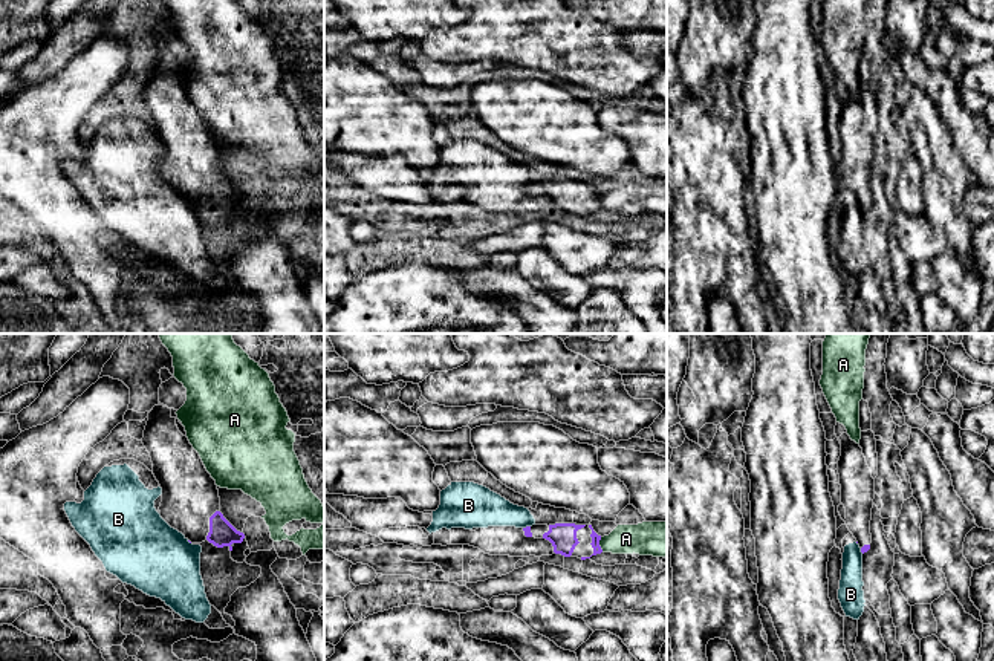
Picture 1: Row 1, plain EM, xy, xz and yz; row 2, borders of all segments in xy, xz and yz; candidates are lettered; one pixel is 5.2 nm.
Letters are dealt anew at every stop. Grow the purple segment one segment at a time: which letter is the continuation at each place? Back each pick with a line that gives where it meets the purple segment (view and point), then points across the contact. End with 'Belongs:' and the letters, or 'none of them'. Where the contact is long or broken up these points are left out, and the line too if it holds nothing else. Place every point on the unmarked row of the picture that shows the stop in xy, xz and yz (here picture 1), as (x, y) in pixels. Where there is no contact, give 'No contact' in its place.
Belongs: none of them

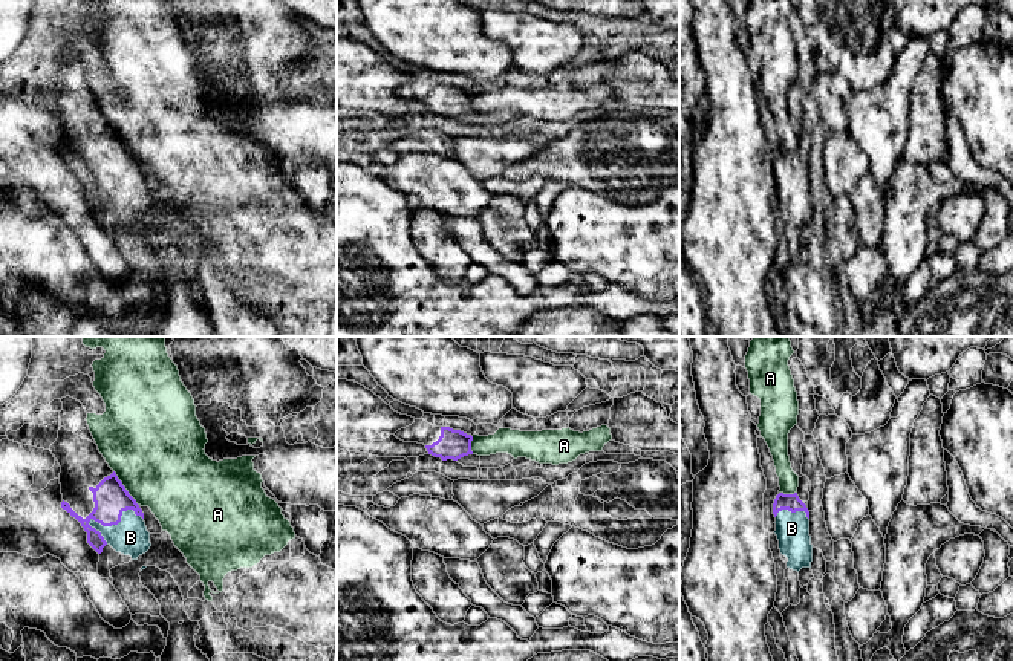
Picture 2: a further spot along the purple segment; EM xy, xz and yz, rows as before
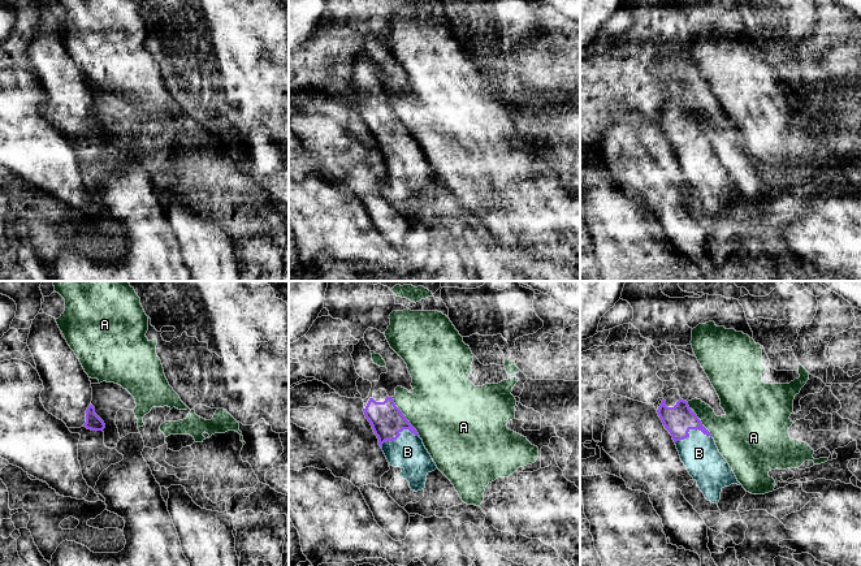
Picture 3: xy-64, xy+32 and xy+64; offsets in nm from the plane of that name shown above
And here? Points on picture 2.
B: Touches purple at xy (117, 181). Path across: xy (110, 155), (117, 170), (117, 181), (130, 195)
Belongs: B

